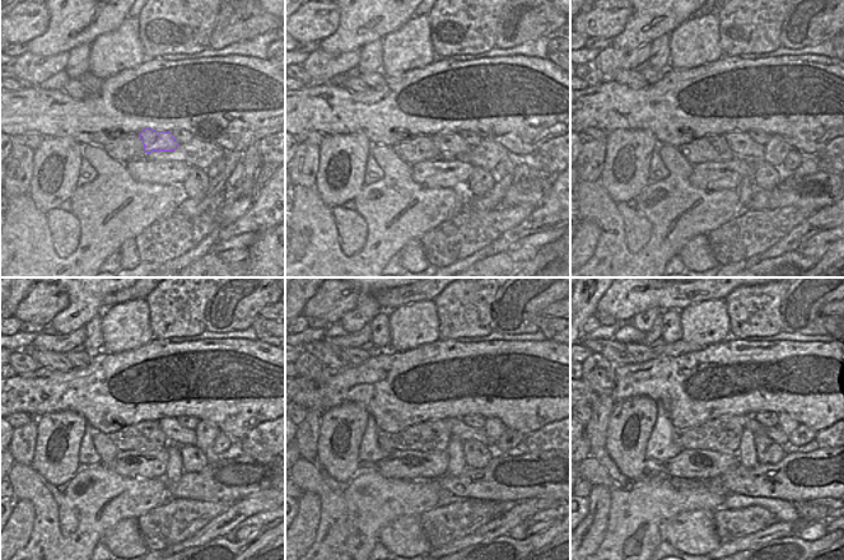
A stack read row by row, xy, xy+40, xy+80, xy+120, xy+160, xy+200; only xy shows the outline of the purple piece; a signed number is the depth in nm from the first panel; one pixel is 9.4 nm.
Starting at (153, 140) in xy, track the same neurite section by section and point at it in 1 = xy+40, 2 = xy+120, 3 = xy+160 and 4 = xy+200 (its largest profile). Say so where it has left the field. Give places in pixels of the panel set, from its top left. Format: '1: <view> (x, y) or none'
1: xy+40 (451, 144)
2: xy+120 (176, 434)
3: xy+160 (460, 429)
4: xy+200 (775, 433)

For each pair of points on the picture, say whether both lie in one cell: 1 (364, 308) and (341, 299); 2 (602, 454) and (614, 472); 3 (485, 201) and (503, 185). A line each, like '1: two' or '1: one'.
1: two
2: one
3: one

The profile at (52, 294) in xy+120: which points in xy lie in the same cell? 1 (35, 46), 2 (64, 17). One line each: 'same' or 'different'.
1: different
2: different

